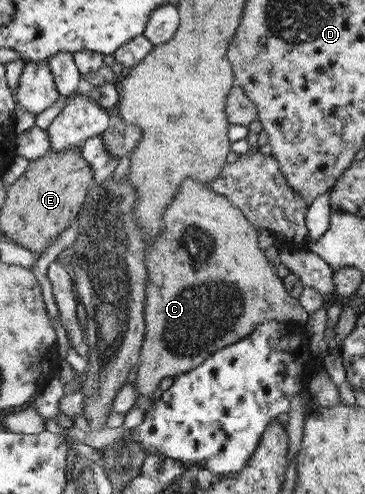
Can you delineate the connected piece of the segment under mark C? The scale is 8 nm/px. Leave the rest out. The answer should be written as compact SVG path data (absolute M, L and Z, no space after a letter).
M189 178L184 180L178 193L167 207L168 213L164 212L164 233L157 237L154 243L150 245L148 255L146 257L146 264L148 265L150 280L147 283L147 341L144 345L143 356L141 357L141 364L138 368L138 378L134 383L134 387L139 391L139 399L135 407L143 407L146 409L151 402L150 398L152 392L159 387L159 382L164 380L164 377L181 376L182 373L191 372L192 369L198 368L204 360L208 360L214 353L227 347L228 345L236 344L244 337L251 336L251 333L260 325L268 320L290 321L306 321L309 319L309 313L300 306L299 300L294 299L289 293L286 293L282 279L276 275L276 271L272 269L272 265L266 259L267 255L262 253L262 249L258 247L258 231L248 223L246 214L243 213L238 206L227 198L224 194L216 193L209 185L200 182L196 178Z

